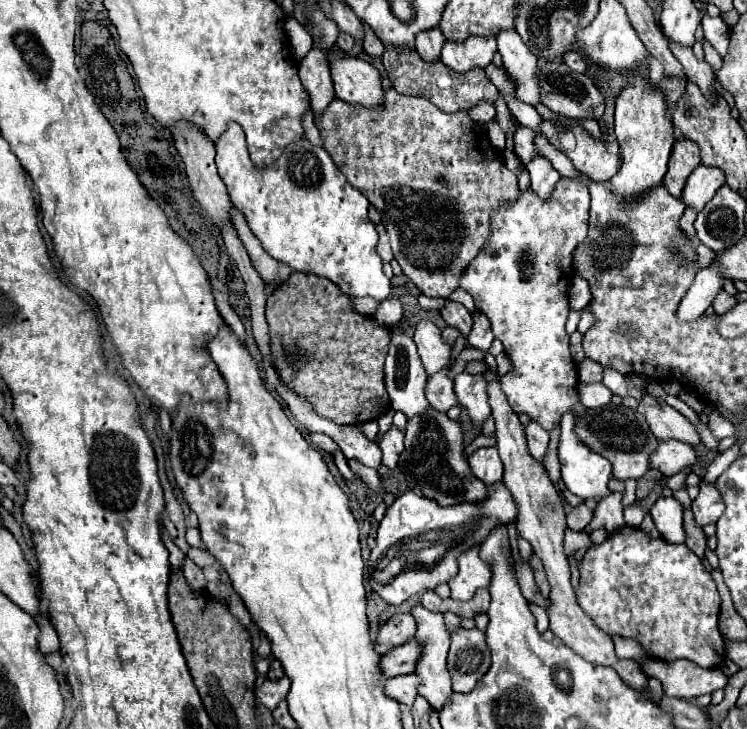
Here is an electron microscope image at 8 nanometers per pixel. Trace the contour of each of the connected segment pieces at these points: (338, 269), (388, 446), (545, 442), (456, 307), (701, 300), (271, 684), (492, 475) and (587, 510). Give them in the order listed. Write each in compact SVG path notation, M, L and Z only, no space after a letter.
M231 122L227 124L227 132L219 136L215 142L217 148L217 168L219 176L223 178L227 192L231 196L231 202L243 212L247 218L247 224L251 232L259 238L261 246L279 262L285 262L293 270L299 272L313 272L317 276L329 278L335 282L349 298L361 298L369 296L375 302L383 302L391 294L391 282L383 274L381 258L375 252L377 246L377 230L375 224L367 216L369 200L363 192L353 188L347 178L339 172L337 164L331 160L331 156L321 148L311 144L305 136L301 140L291 142L281 158L267 166L257 168L253 160L249 160L249 152L245 146L245 136L239 124Z
M391 426L383 438L379 440L379 448L383 450L383 464L387 468L395 468L397 466L397 460L399 460L399 454L403 452L403 430Z
M531 420L525 426L525 436L527 436L527 446L529 446L531 456L541 462L549 446L549 432L543 430L539 424L535 424L535 420Z
M447 300L445 308L441 310L441 316L443 316L443 320L447 322L447 326L457 328L463 338L469 336L471 326L473 326L473 318L471 318L471 314L467 312L467 308L465 308L463 304L449 302L449 300Z
M703 268L697 272L691 288L683 296L677 308L677 320L691 322L703 316L703 312L711 306L715 294L721 290L723 276L715 268Z
M283 676L279 680L265 680L259 688L257 688L257 698L269 708L273 710L281 700L285 700L285 696L289 694L289 678Z
M479 448L469 456L469 466L473 474L485 484L495 484L503 478L503 464L497 448Z
M583 502L583 504L575 506L573 512L567 516L567 526L571 530L583 530L591 522L591 518L593 518L593 510L591 510L591 506L587 506Z

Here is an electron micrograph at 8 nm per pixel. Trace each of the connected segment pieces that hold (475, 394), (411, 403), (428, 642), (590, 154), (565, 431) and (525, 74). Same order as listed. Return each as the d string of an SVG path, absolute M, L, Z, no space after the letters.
M461 372L455 376L455 394L457 394L457 400L463 408L467 408L469 412L469 418L473 424L477 424L479 428L483 428L483 424L487 422L487 418L491 416L491 408L487 404L487 386L485 386L485 380L481 374L467 374L467 372Z
M391 330L391 342L385 360L385 384L393 410L401 410L407 418L413 418L415 414L423 414L425 408L429 406L423 392L425 382L427 382L427 372L423 372L423 362L419 360L419 352L415 348L411 334L407 330Z
M417 604L411 608L411 616L415 618L417 622L417 634L415 634L415 640L417 644L421 646L421 656L417 660L417 666L415 666L415 676L419 676L419 694L435 708L435 710L441 710L445 700L449 698L449 694L453 692L451 690L451 676L449 676L449 670L447 670L447 664L445 664L445 658L447 658L447 650L449 650L449 632L445 628L445 620L443 620L443 614L441 612L429 612L423 604Z
M553 114L549 120L543 120L543 136L545 136L557 150L561 150L561 152L573 162L573 166L575 166L579 172L587 174L593 182L607 182L607 180L611 180L611 176L615 176L615 172L619 170L619 164L621 164L619 158L613 156L613 154L609 154L607 148L605 148L605 144L603 144L601 140L595 140L585 128L581 128L581 124L579 124L575 118L567 118L567 116L565 116L565 122L563 122L563 120L559 120L557 114Z
M567 412L567 416L563 416L561 424L561 442L559 442L559 462L561 462L561 478L565 482L565 486L579 498L583 500L601 500L607 498L611 494L609 490L609 478L611 478L611 462L607 458L603 458L601 454L593 452L591 448L587 448L573 432L573 424L575 424L575 416L571 416L571 412Z
M515 30L499 32L497 36L497 50L503 58L505 70L517 78L515 98L527 104L539 104L539 84L537 84L537 58L529 52L523 44L521 36Z

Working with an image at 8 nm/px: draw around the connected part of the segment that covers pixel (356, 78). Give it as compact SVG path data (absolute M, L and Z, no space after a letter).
M343 52L329 70L337 98L363 106L377 106L383 102L381 76L369 62Z

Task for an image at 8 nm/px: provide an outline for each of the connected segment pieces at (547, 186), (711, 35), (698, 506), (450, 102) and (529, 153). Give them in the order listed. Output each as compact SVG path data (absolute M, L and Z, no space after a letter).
M535 156L527 164L527 170L531 174L531 188L537 192L537 196L549 198L549 194L553 192L557 180L561 178L559 172L553 168L553 164L543 156Z
M705 14L701 23L704 38L712 44L712 46L719 52L721 57L724 57L727 53L729 45L729 27L725 24L720 16L710 17Z
M701 482L701 492L693 500L691 510L693 510L693 516L695 516L695 524L699 528L703 528L707 524L715 524L721 518L721 514L725 510L725 504L723 504L721 494L717 492L715 484Z
M391 44L385 46L381 62L383 62L385 70L387 70L387 76L389 76L391 84L393 84L393 88L399 94L425 96L437 108L441 108L443 112L469 110L479 100L495 102L495 98L497 98L497 88L495 88L495 84L491 84L491 80L487 80L483 68L473 68L471 72L465 72L465 74L463 72L451 72L451 68L447 68L441 60L427 62L417 54L417 50L399 48L399 52L397 52L397 48L391 48Z
M519 126L515 132L515 152L523 160L523 164L527 164L537 154L533 148L533 138L535 132L531 132L531 128L527 126Z

